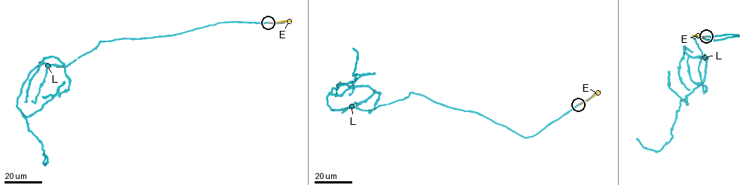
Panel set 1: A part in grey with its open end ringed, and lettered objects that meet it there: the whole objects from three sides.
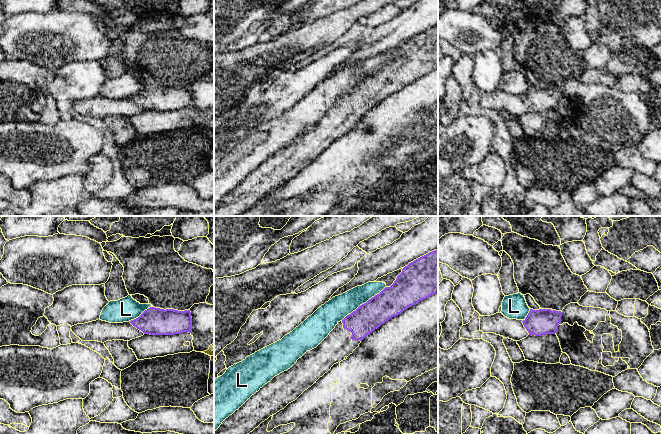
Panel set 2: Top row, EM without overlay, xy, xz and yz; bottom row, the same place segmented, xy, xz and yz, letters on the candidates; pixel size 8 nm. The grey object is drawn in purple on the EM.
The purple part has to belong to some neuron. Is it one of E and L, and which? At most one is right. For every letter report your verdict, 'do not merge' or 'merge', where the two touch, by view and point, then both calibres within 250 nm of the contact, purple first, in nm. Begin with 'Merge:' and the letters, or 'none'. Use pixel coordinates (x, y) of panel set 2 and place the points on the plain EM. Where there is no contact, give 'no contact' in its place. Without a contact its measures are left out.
Merge: none
E: do not merge; no contact
L: do not merge; meets purple in xz at (364, 79); 240 nm thick on the purple side, 190 nm on the other

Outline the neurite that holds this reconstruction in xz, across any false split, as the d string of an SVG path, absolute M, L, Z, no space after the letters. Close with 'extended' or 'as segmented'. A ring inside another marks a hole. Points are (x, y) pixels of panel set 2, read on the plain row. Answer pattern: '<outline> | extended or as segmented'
M438 25L405 42L390 63L347 91L316 124L260 164L222 198L214 208L214 216L240 216L295 177L375 105L436 69Z | extended

